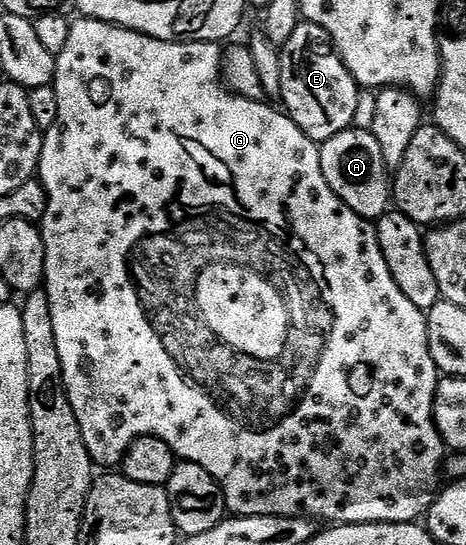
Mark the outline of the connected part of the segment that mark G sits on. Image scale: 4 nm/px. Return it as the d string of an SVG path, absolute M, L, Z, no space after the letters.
M78 17L78 20L77 20L77 19L76 19L76 18L75 18L75 19L74 19L74 20L73 20L73 22L71 22L71 25L70 25L70 32L69 32L69 33L68 33L68 42L66 42L66 43L65 43L65 44L64 44L64 49L63 49L63 50L62 50L62 52L61 52L61 53L59 53L59 55L57 55L57 57L56 57L56 62L55 62L55 65L54 65L54 81L53 81L53 84L52 84L52 86L53 86L53 89L54 89L54 92L55 92L55 93L56 93L56 101L57 101L57 102L58 102L58 104L59 104L59 105L60 105L60 109L59 109L59 111L57 111L57 113L56 113L56 125L52 125L52 126L51 126L51 127L48 127L48 128L45 128L45 131L44 131L44 142L43 142L43 144L42 144L42 159L41 159L41 160L40 160L40 162L38 162L38 175L39 175L39 176L40 176L40 177L41 177L41 180L42 180L42 183L43 183L43 186L44 186L44 187L45 187L45 189L46 189L46 196L47 196L47 197L48 197L48 205L47 205L47 206L46 206L46 212L45 212L45 213L44 213L44 217L43 217L43 218L42 218L42 219L41 219L41 221L40 221L40 230L41 230L41 233L42 233L42 240L43 240L43 241L44 241L44 249L45 249L45 250L46 250L46 256L45 256L45 257L44 257L44 265L45 265L45 266L46 266L46 278L45 278L45 280L44 280L44 290L45 290L45 293L46 293L46 296L47 296L47 297L48 297L48 305L49 305L49 306L50 306L50 308L51 308L51 309L52 309L52 330L54 330L54 332L56 332L56 349L60 349L60 365L61 365L61 366L62 366L62 368L63 368L63 369L64 369L64 385L65 385L65 386L66 386L66 392L67 392L67 393L68 393L68 401L69 401L69 402L70 402L70 404L71 404L71 405L72 405L72 413L76 413L76 421L77 421L77 422L78 422L78 424L79 424L79 425L80 425L80 433L81 433L81 434L82 434L82 436L83 436L83 437L84 437L84 445L85 445L85 446L86 446L86 448L87 448L87 449L88 449L88 453L89 453L89 454L90 454L90 455L91 455L91 456L92 456L92 458L93 458L93 459L94 459L94 461L95 461L95 464L97 464L97 466L98 466L98 467L99 467L99 468L102 468L102 467L106 467L106 468L102 468L102 469L114 469L114 468L117 468L117 467L118 467L118 466L119 466L119 464L121 464L121 462L122 462L122 460L123 460L123 459L125 459L125 457L126 457L126 454L127 454L127 453L128 453L128 449L129 449L129 448L130 448L130 446L132 446L132 445L133 445L133 444L134 444L134 443L135 443L135 441L137 441L137 439L138 439L138 438L140 438L140 436L141 436L141 435L155 435L155 436L156 436L156 437L160 437L160 438L161 438L161 439L163 439L163 441L164 441L164 442L165 442L165 443L167 443L167 445L169 445L169 446L170 446L170 448L171 448L171 449L172 449L172 450L174 450L174 454L175 454L175 456L177 456L177 458L178 458L178 459L179 459L179 460L182 460L182 461L185 461L185 462L188 462L188 463L195 463L195 464L196 464L196 465L200 465L200 466L201 466L201 467L203 467L203 468L204 468L204 469L208 469L208 473L212 473L212 477L213 477L213 478L214 478L214 479L217 479L217 481L218 481L218 483L219 483L219 484L220 484L220 486L221 486L221 487L222 487L222 492L223 492L223 493L224 493L224 497L225 497L225 498L226 498L226 505L227 505L227 508L228 508L228 511L229 511L229 514L230 514L230 515L231 515L231 516L236 516L236 515L304 515L304 516L306 516L306 518L308 518L308 519L312 519L312 520L315 520L315 521L321 521L321 519L323 519L323 521L324 521L324 522L326 522L326 523L323 523L323 524L326 524L326 525L345 525L345 524L347 524L347 523L413 523L413 522L415 522L415 521L418 521L418 520L421 520L421 519L422 519L422 518L423 518L423 516L425 516L425 514L426 514L426 512L427 512L427 511L429 511L429 509L430 509L430 506L431 506L431 505L433 505L433 504L434 504L434 500L435 500L435 498L436 498L436 496L437 496L437 494L438 494L438 492L439 492L439 490L440 490L440 482L439 482L439 483L438 483L438 467L439 467L439 471L440 471L440 468L441 468L441 467L442 467L442 466L443 466L443 463L444 463L444 454L443 454L443 455L442 455L442 451L443 451L443 452L444 452L444 444L443 444L443 442L442 442L442 438L441 438L441 437L440 437L440 433L439 433L439 432L438 432L438 430L437 430L437 429L436 429L436 425L435 425L435 424L434 424L434 398L435 398L435 397L436 397L436 389L437 389L437 388L438 388L438 381L439 381L439 378L440 378L440 372L439 372L439 369L438 369L438 366L437 366L437 365L436 365L436 364L435 364L435 363L434 363L434 362L433 362L433 361L432 361L432 353L431 353L431 352L430 352L430 346L429 346L429 345L428 345L428 329L427 329L427 328L426 328L426 315L425 315L425 314L424 314L424 312L423 312L423 311L421 311L421 310L420 310L420 309L419 309L419 308L418 308L418 307L417 307L417 306L416 306L416 305L412 305L412 301L408 301L408 297L404 297L404 293L400 293L400 285L396 285L396 281L395 281L395 280L394 280L394 278L393 278L393 277L392 277L392 273L391 273L391 272L390 272L390 270L389 270L389 269L388 269L388 261L384 261L384 253L383 253L383 252L382 252L382 250L381 250L381 249L380 249L380 241L379 241L379 240L378 240L378 233L377 233L377 230L375 230L375 228L374 228L374 227L373 227L373 226L371 226L371 224L370 224L370 223L369 223L369 222L367 222L367 220L365 220L365 219L362 219L362 218L360 218L360 216L358 216L358 215L357 215L357 213L356 213L356 212L354 212L354 211L353 211L353 210L352 210L352 209L348 209L348 205L344 205L344 201L340 201L340 197L336 197L336 193L332 193L332 189L331 189L331 188L330 188L330 186L329 186L329 185L328 185L328 181L327 181L327 180L326 180L326 178L325 178L325 177L324 177L324 169L320 169L320 153L319 153L319 152L318 152L318 148L319 148L319 144L317 144L317 143L314 143L314 142L313 142L313 141L312 141L312 140L310 140L310 139L309 139L309 137L307 137L307 135L305 135L305 133L303 133L303 132L302 132L302 131L301 131L301 130L300 130L300 128L298 128L298 126L296 126L296 125L295 125L295 123L293 123L293 121L291 121L291 119L290 119L290 116L289 116L289 115L287 115L287 114L286 114L286 112L285 112L285 110L282 110L282 109L279 109L279 108L278 108L278 107L277 107L277 106L275 106L275 107L276 107L276 108L274 108L274 107L269 107L269 105L268 105L268 104L270 104L270 103L269 103L269 102L266 102L266 101L259 101L259 100L256 100L256 99L245 99L245 97L244 97L244 96L242 96L242 95L238 95L238 94L235 94L235 93L234 93L234 91L232 91L232 90L231 90L231 89L230 89L230 87L228 87L228 86L227 86L227 84L226 84L226 83L225 83L225 82L224 82L224 51L223 51L223 48L222 48L222 47L221 47L221 46L219 46L219 44L218 44L218 43L173 43L173 42L172 42L172 41L160 41L160 40L159 40L159 39L153 39L153 38L152 38L152 37L148 37L148 36L147 36L147 35L145 35L145 34L144 34L144 33L136 33L136 32L135 32L135 31L133 31L133 30L132 30L132 29L128 29L128 28L127 28L127 27L117 27L117 25L116 25L116 24L114 24L114 23L105 23L105 22L104 22L104 21L100 21L100 20L99 20L99 19L87 19L87 18L85 18L85 17Z

